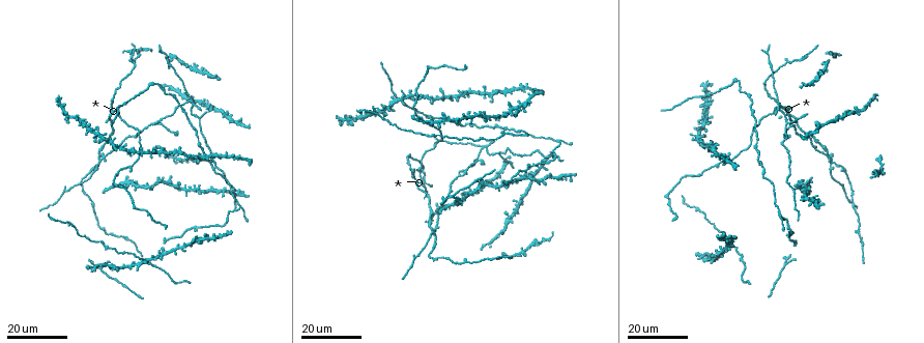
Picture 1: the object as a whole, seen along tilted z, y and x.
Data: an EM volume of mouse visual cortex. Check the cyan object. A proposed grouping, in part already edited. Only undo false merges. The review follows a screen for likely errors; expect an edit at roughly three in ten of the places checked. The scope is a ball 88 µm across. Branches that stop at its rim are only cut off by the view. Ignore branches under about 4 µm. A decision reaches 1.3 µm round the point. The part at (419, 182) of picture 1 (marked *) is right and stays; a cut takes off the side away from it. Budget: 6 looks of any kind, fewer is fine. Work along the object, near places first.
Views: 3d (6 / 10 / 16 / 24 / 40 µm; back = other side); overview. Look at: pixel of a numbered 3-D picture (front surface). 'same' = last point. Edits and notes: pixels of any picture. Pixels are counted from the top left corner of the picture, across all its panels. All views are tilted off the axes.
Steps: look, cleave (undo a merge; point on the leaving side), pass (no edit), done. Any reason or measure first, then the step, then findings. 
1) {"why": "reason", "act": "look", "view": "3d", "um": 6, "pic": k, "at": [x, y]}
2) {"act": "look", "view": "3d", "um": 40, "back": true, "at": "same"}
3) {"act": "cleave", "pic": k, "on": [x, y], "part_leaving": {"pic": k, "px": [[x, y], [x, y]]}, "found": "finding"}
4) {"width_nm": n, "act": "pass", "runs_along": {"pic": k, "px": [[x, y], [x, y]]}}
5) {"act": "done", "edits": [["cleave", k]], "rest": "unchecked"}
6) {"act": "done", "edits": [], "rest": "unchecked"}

{"why": "arms part here", "act": "look", "view": "3d", "um": 24, "pic": 1, "at": [100, 161]}

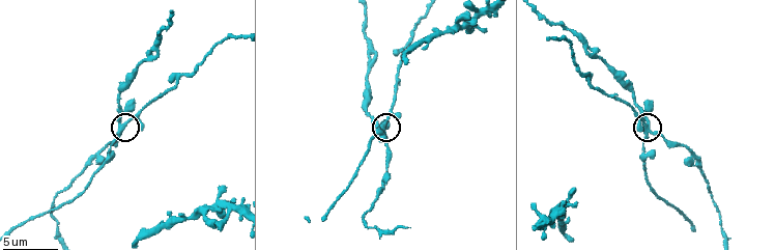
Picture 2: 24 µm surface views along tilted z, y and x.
{"act": "look", "view": "3d", "um": 10, "pic": 2, "at": [382, 126]}

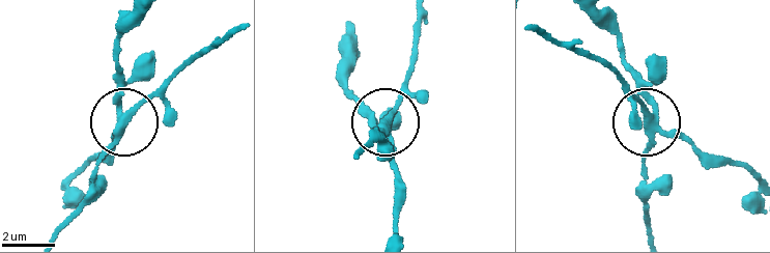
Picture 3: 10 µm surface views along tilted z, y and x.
{"width_nm": 240, "act": "cleave", "pic": 3, "on": [645, 152], "part_leaving": {"pic": 3, "px": [[651, 120], [614, 74], [534, 30]]}, "found": "two neurons meet here"}

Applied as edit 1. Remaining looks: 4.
{"act": "look", "view": "3d", "um": 24, "pic": 1, "at": [490, 94]}

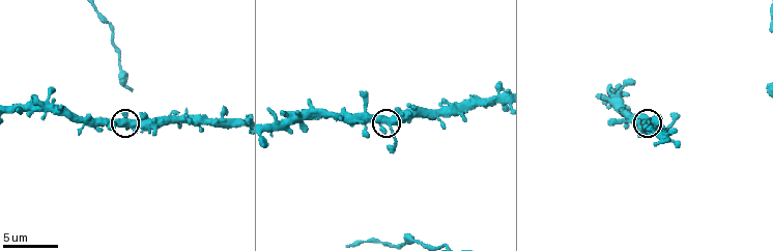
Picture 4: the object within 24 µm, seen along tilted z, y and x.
{"act": "look", "view": "3d", "um": 6, "pic": 4, "at": [390, 126]}

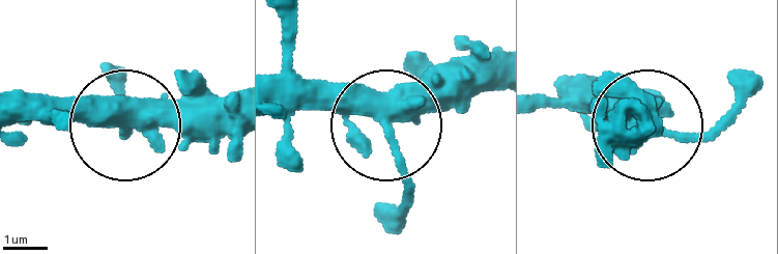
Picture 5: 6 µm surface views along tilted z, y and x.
{"width_nm": 290, "act": "pass", "runs_along": {"pic": 5, "px": [[16, 97], [90, 95], [137, 125], [227, 125]]}, "found": "one neuron here"}

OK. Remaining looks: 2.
{"act": "look", "view": "3d", "um": 16, "pic": 1, "at": [131, 149]}

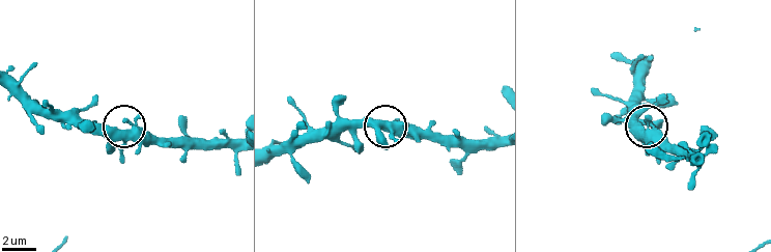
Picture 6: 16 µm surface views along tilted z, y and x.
{"act": "look", "view": "3d", "um": 10, "pic": 6, "at": [384, 128]}

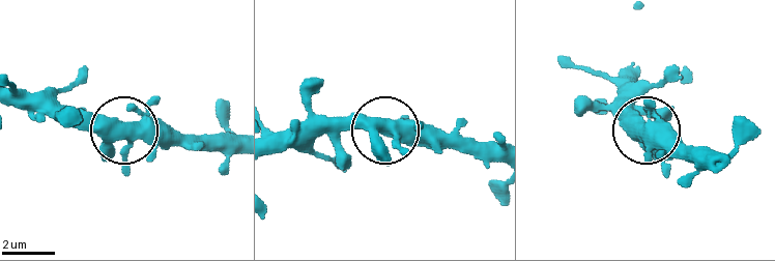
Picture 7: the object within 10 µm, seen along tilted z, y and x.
{"act": "pass", "found": "all the same neuron"}

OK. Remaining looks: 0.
{"act": "done", "edits": [["cleave", 3]], "rest": "unchecked"}

